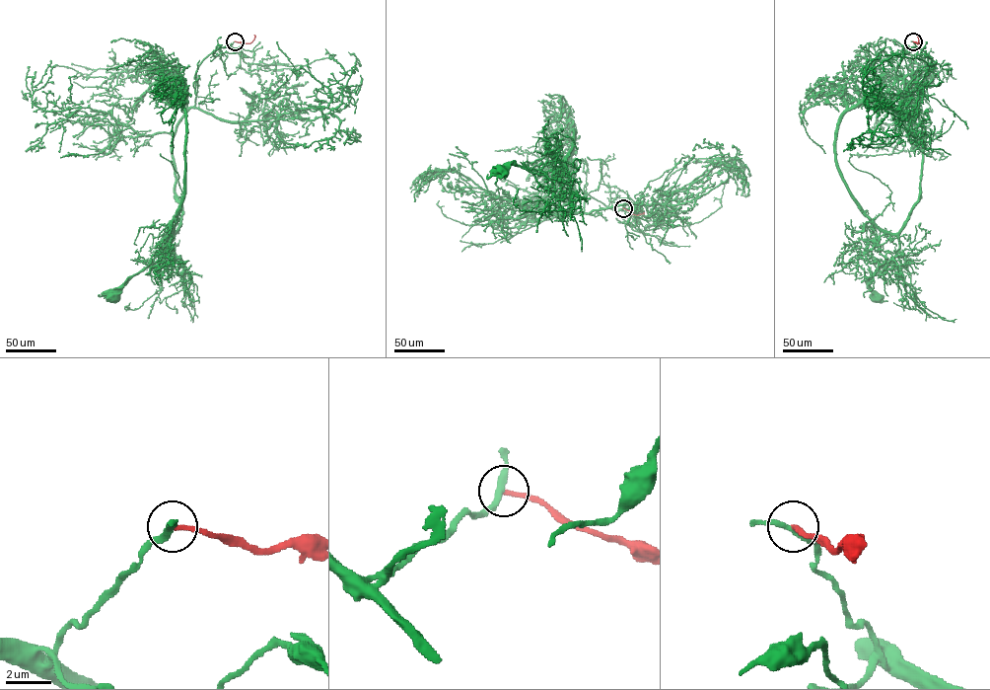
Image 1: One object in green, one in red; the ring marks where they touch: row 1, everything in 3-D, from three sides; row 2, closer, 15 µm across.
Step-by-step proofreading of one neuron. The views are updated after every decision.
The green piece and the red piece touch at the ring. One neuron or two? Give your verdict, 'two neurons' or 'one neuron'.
two neurons

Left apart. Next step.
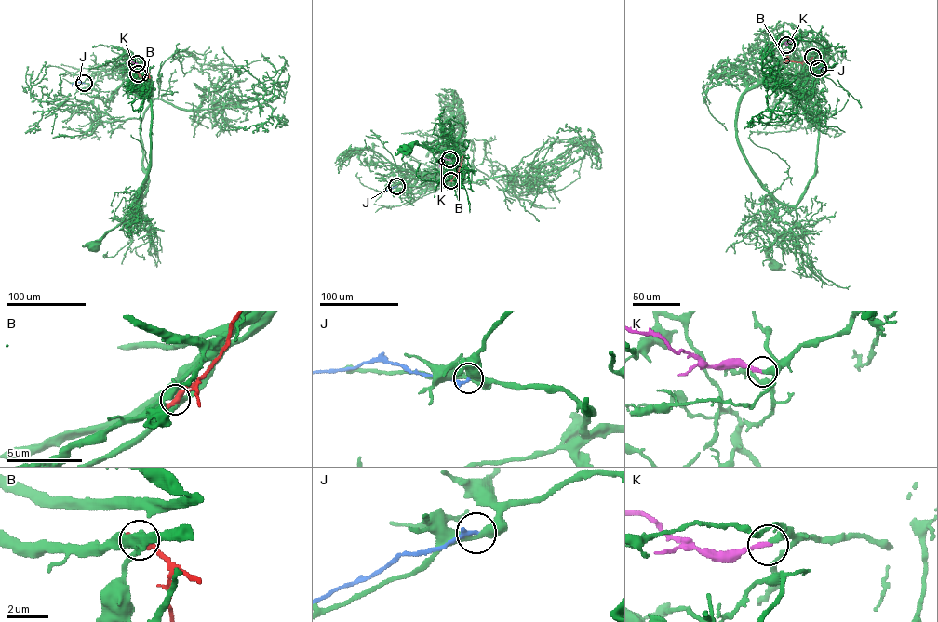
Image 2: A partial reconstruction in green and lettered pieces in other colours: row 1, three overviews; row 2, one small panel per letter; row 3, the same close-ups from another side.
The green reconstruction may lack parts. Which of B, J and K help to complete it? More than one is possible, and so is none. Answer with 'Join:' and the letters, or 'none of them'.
Join: K

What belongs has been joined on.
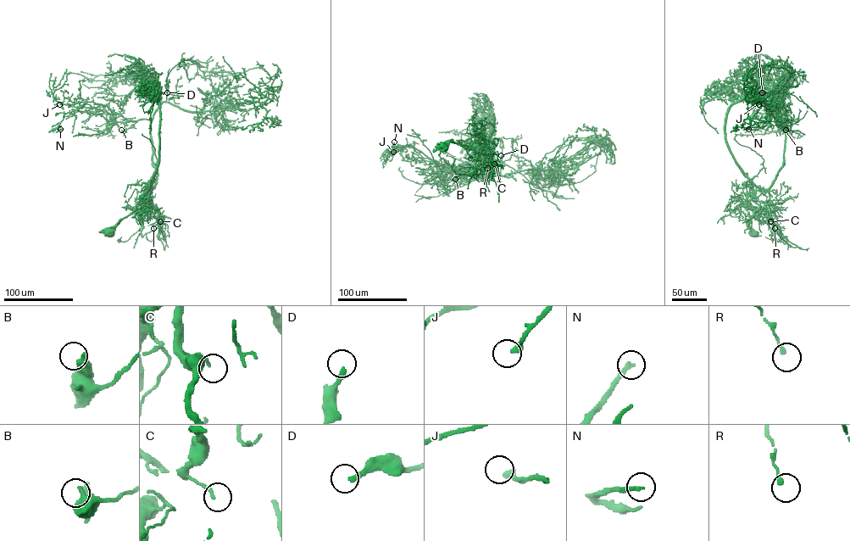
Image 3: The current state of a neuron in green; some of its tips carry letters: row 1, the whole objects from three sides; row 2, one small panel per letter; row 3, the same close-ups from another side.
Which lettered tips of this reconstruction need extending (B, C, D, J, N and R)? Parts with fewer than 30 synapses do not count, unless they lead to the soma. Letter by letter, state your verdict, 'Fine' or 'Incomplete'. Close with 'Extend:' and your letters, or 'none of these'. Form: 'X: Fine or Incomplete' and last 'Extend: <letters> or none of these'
B: Fine
C: Fine
D: Incomplete
J: Incomplete
N: Incomplete
R: Fine
Extend: D, J, N

